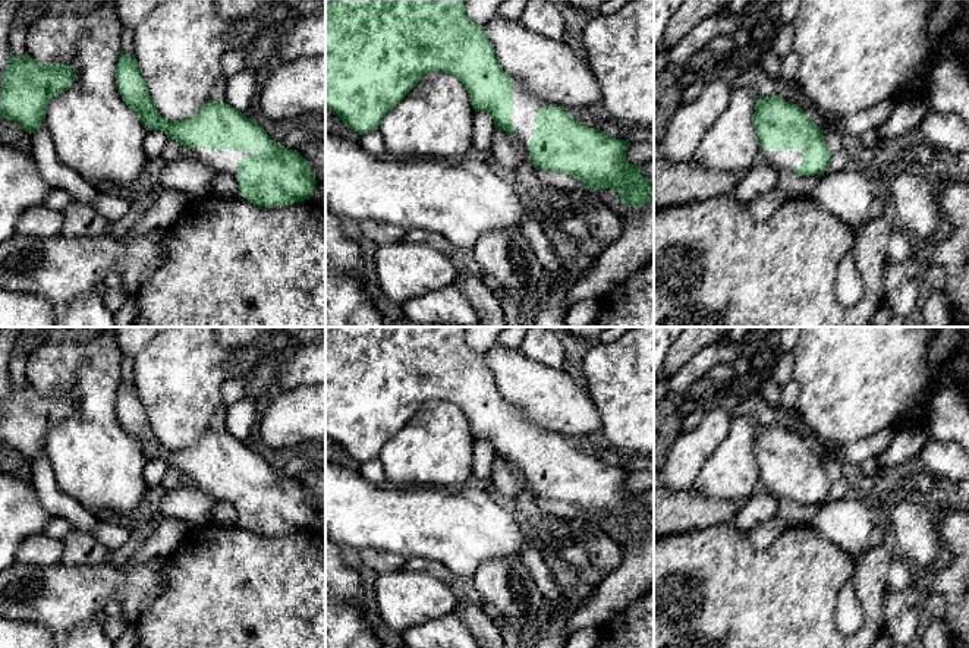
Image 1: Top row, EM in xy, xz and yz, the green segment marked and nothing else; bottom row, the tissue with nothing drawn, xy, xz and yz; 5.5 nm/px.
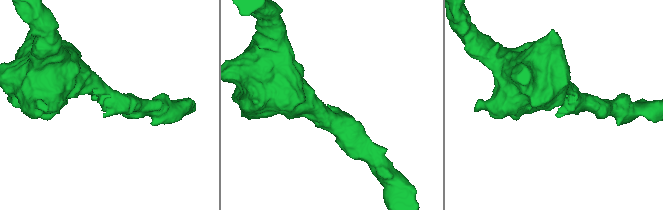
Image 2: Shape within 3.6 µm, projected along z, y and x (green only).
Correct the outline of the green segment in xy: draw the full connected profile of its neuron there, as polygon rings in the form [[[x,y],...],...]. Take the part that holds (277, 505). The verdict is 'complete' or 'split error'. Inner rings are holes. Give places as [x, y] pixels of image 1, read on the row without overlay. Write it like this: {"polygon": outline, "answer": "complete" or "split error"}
{"polygon": [[[122,380],[116,412],[123,430],[147,459],[164,460],[215,501],[236,504],[236,525],[242,529],[273,537],[311,526],[317,509],[306,488],[296,478],[274,471],[259,453],[230,432],[210,427],[189,447],[164,447],[150,424],[136,384]]], "answer": "split error"}

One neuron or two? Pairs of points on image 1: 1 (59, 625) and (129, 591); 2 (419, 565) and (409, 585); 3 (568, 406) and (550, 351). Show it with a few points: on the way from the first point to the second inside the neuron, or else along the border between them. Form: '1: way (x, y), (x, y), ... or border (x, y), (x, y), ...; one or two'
1: way (76, 607), (93, 591), (112, 591); one
2: border (402, 569), (431, 573), (449, 584); two
3: border (522, 354), (562, 370); two

